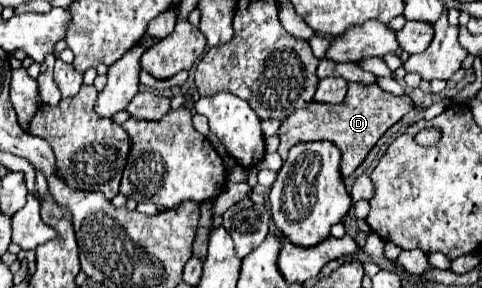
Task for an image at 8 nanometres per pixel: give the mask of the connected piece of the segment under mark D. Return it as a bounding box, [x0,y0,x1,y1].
[278,82,414,178]

